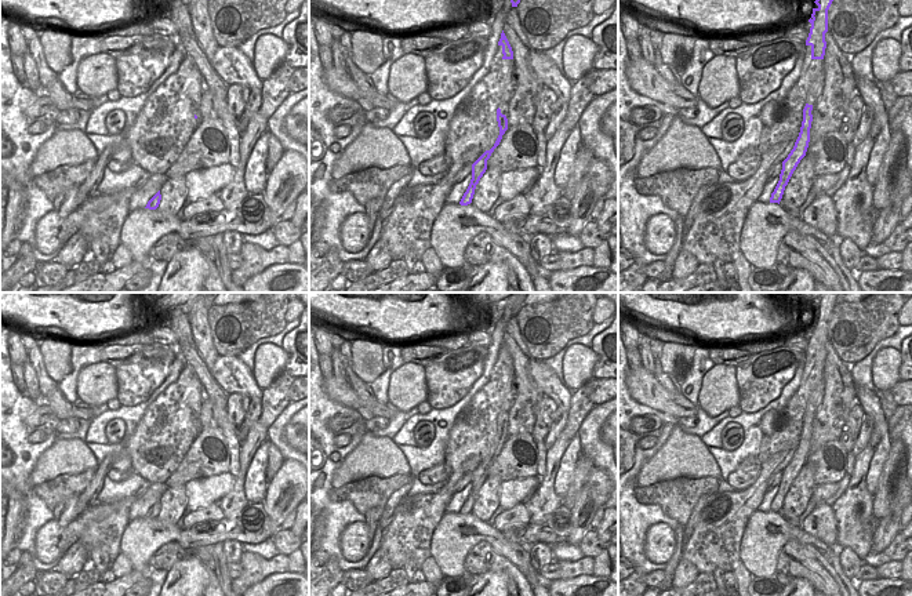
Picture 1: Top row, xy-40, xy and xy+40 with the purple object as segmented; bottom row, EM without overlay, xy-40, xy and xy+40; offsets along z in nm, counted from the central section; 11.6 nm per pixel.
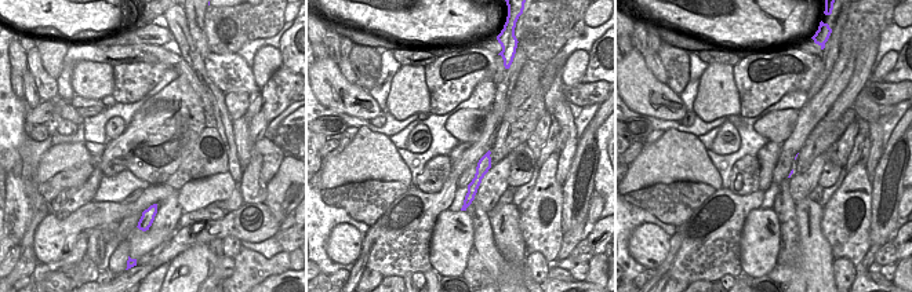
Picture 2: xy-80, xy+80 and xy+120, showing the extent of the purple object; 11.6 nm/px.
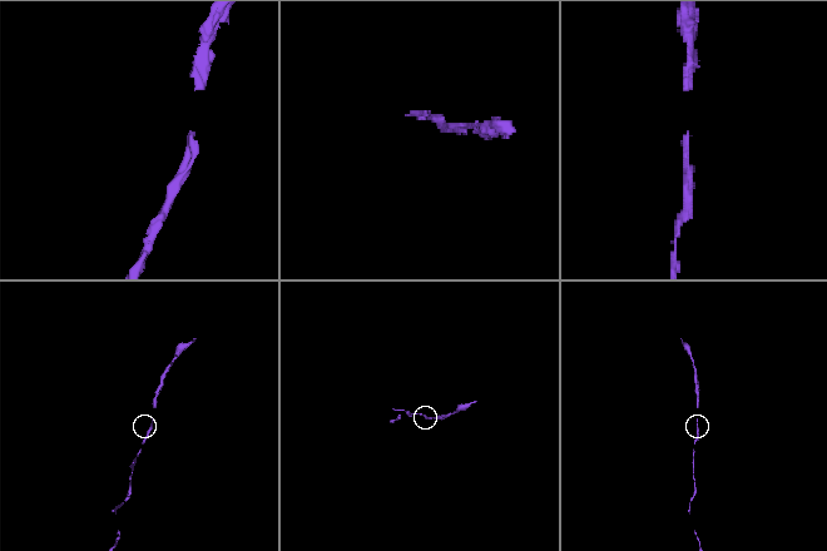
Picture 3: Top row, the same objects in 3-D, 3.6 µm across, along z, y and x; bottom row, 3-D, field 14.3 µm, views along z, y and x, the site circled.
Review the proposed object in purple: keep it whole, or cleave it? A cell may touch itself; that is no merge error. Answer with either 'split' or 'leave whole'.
leave whole

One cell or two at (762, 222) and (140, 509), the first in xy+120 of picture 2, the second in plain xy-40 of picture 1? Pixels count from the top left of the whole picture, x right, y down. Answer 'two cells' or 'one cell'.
two cells

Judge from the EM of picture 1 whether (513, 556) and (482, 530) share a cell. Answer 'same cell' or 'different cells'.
same cell

